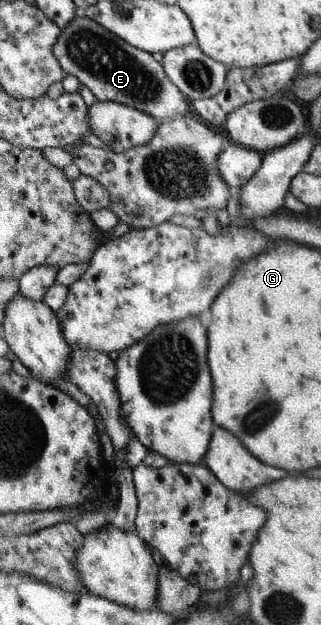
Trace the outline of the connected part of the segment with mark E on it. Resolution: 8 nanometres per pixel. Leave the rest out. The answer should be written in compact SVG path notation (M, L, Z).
M74 17L67 26L61 28L56 42L53 44L52 52L66 75L74 75L79 80L81 87L85 85L98 102L117 102L138 109L152 117L157 123L185 116L186 112L190 114L189 101L180 92L180 89L169 81L162 65L155 61L150 53L125 43L121 38L87 17Z

